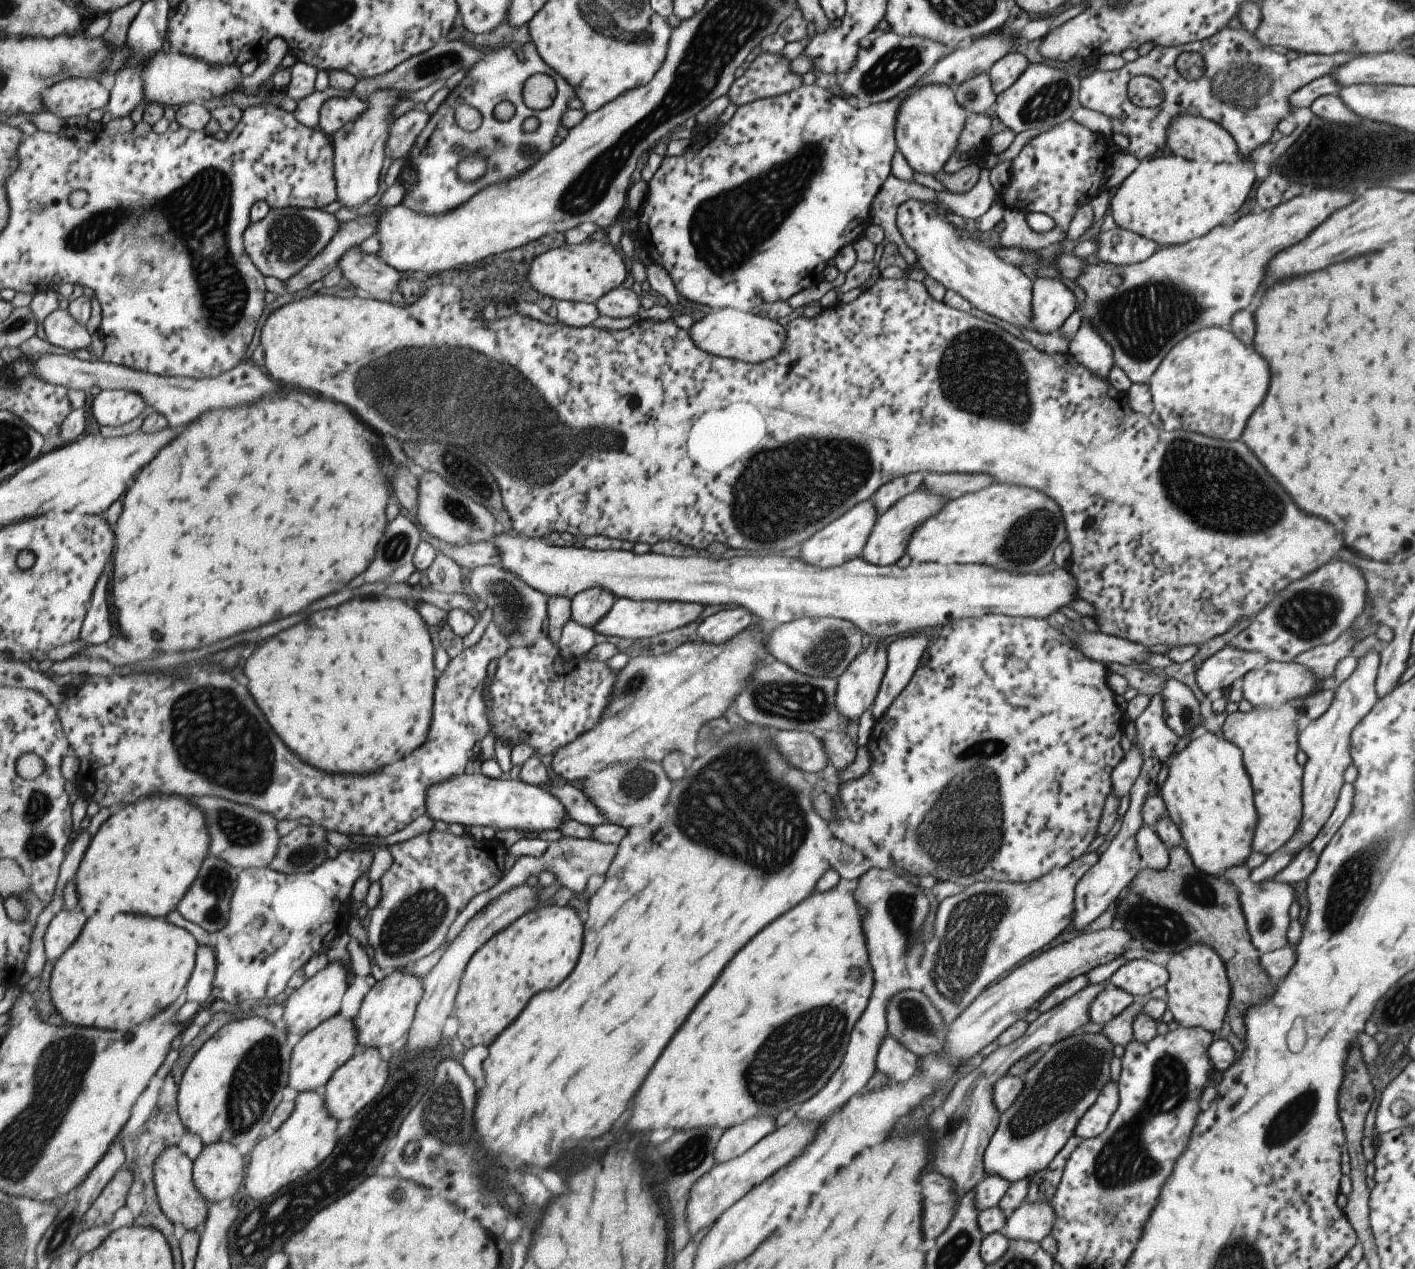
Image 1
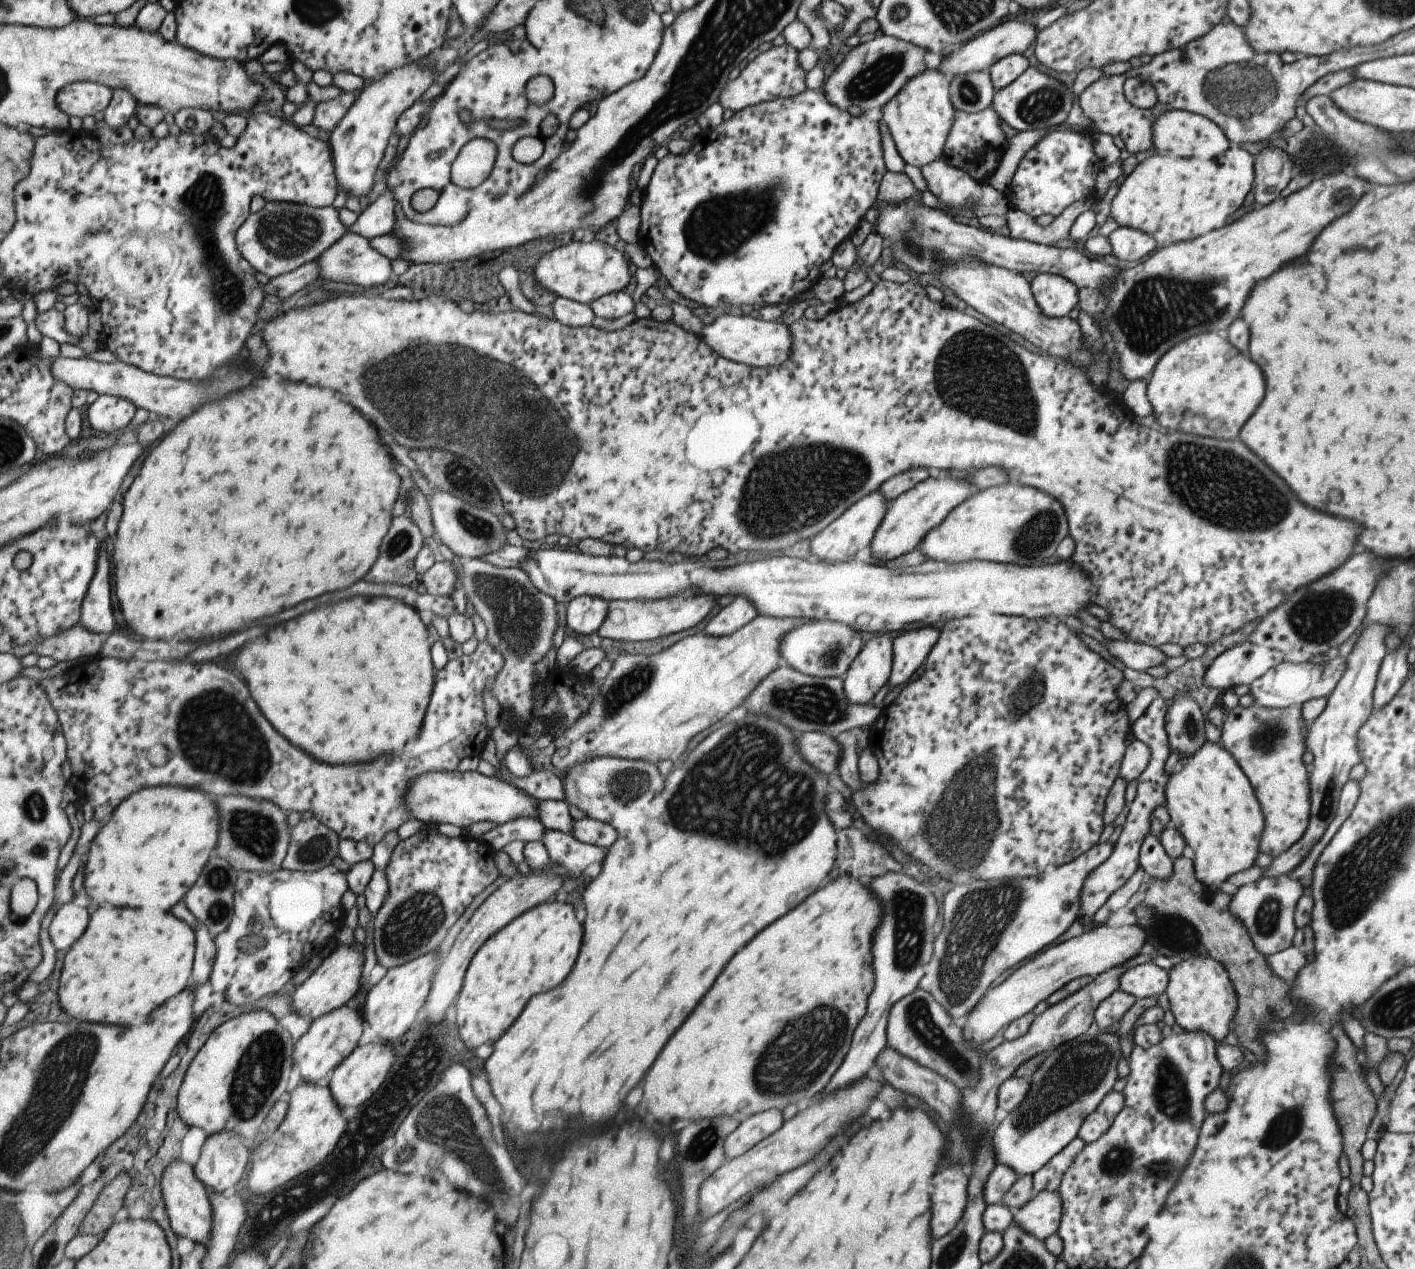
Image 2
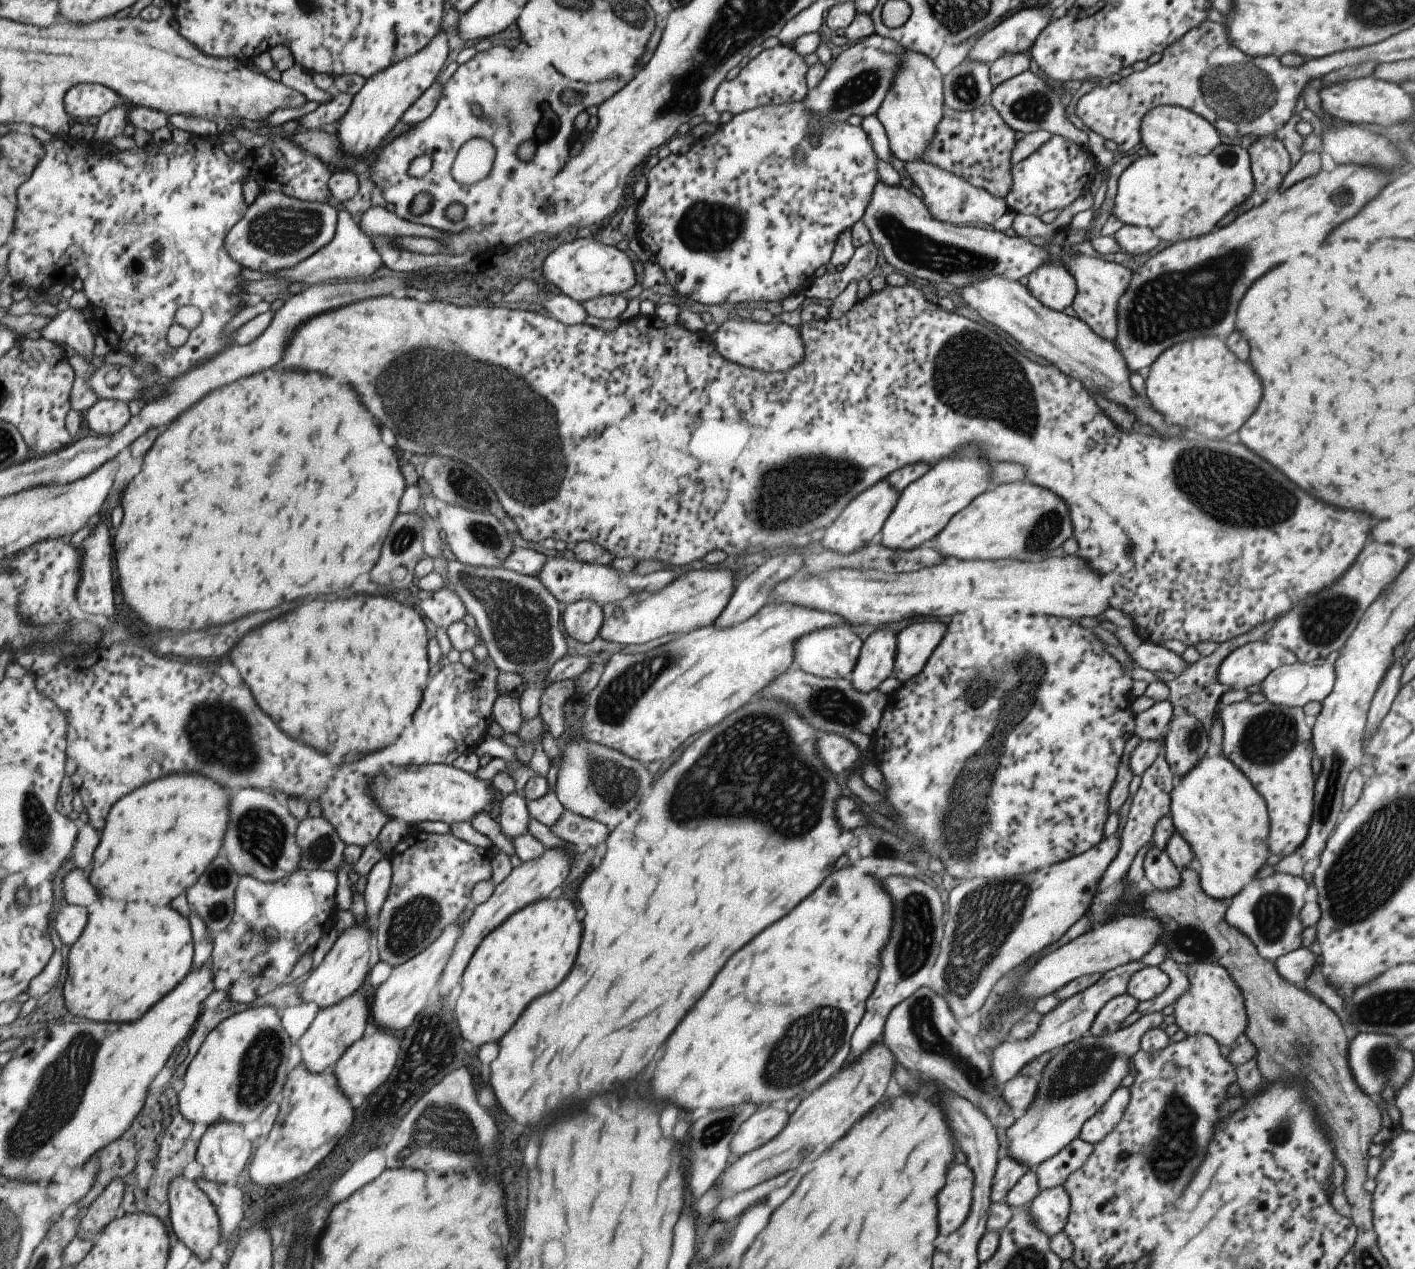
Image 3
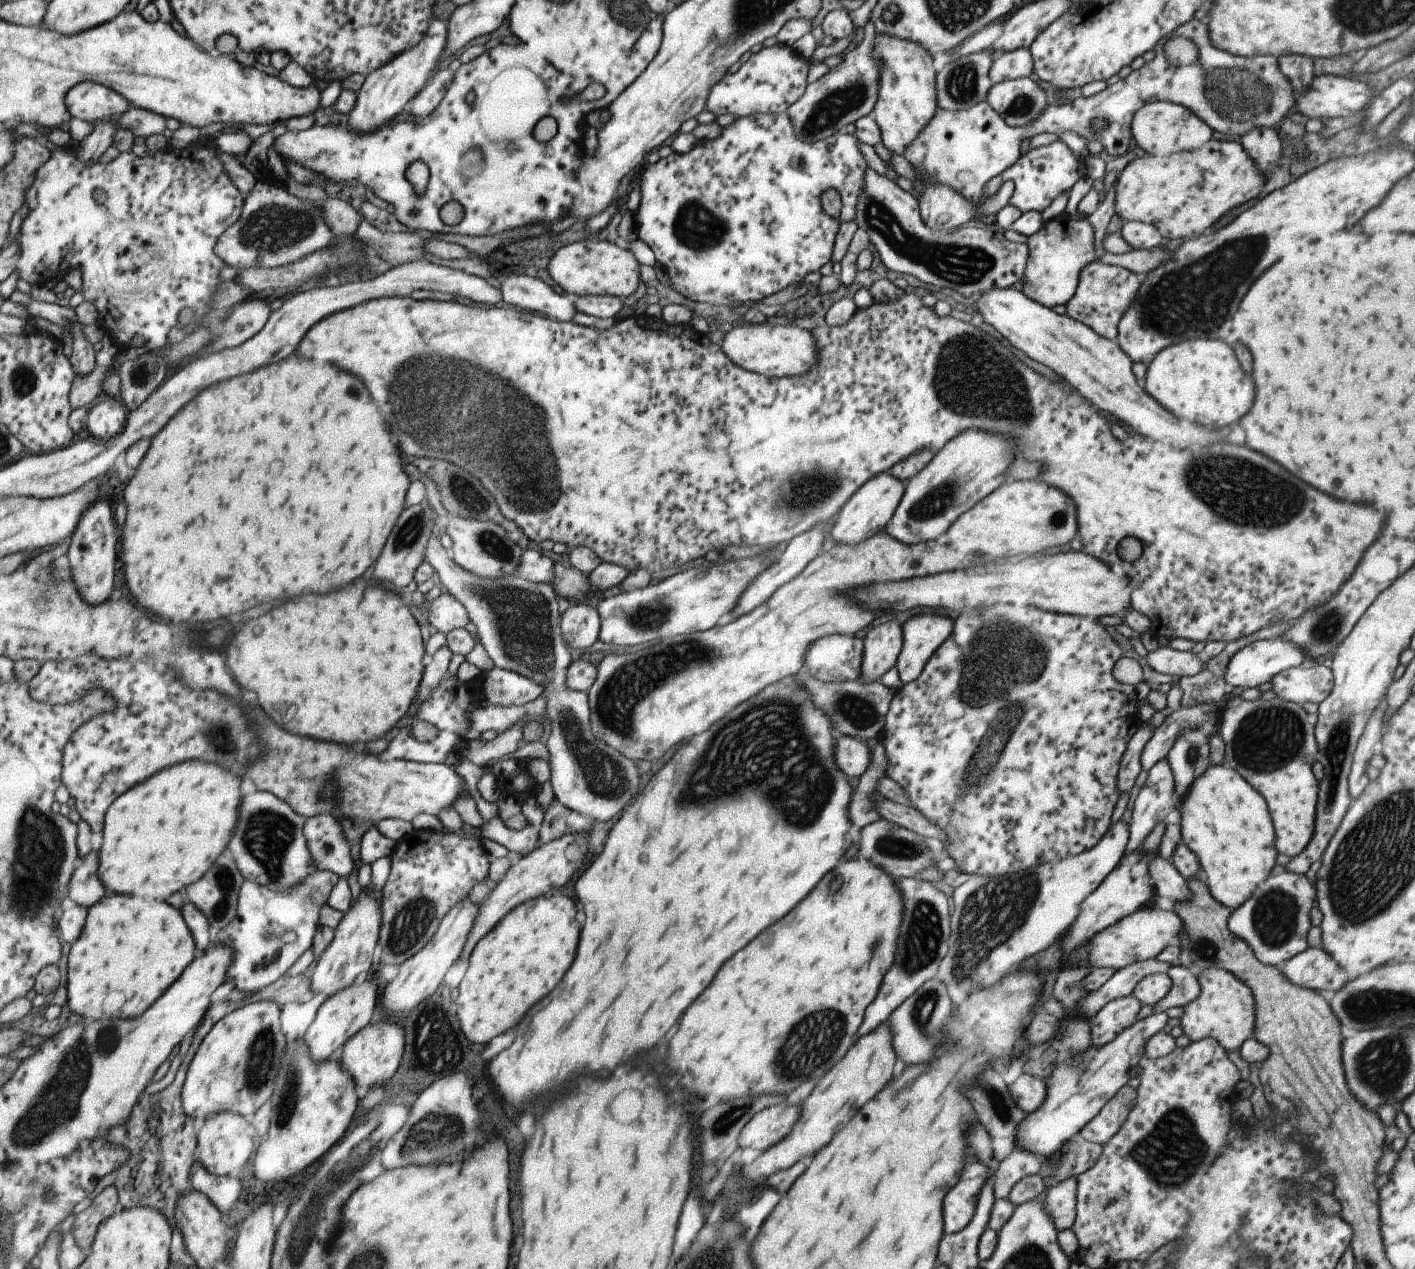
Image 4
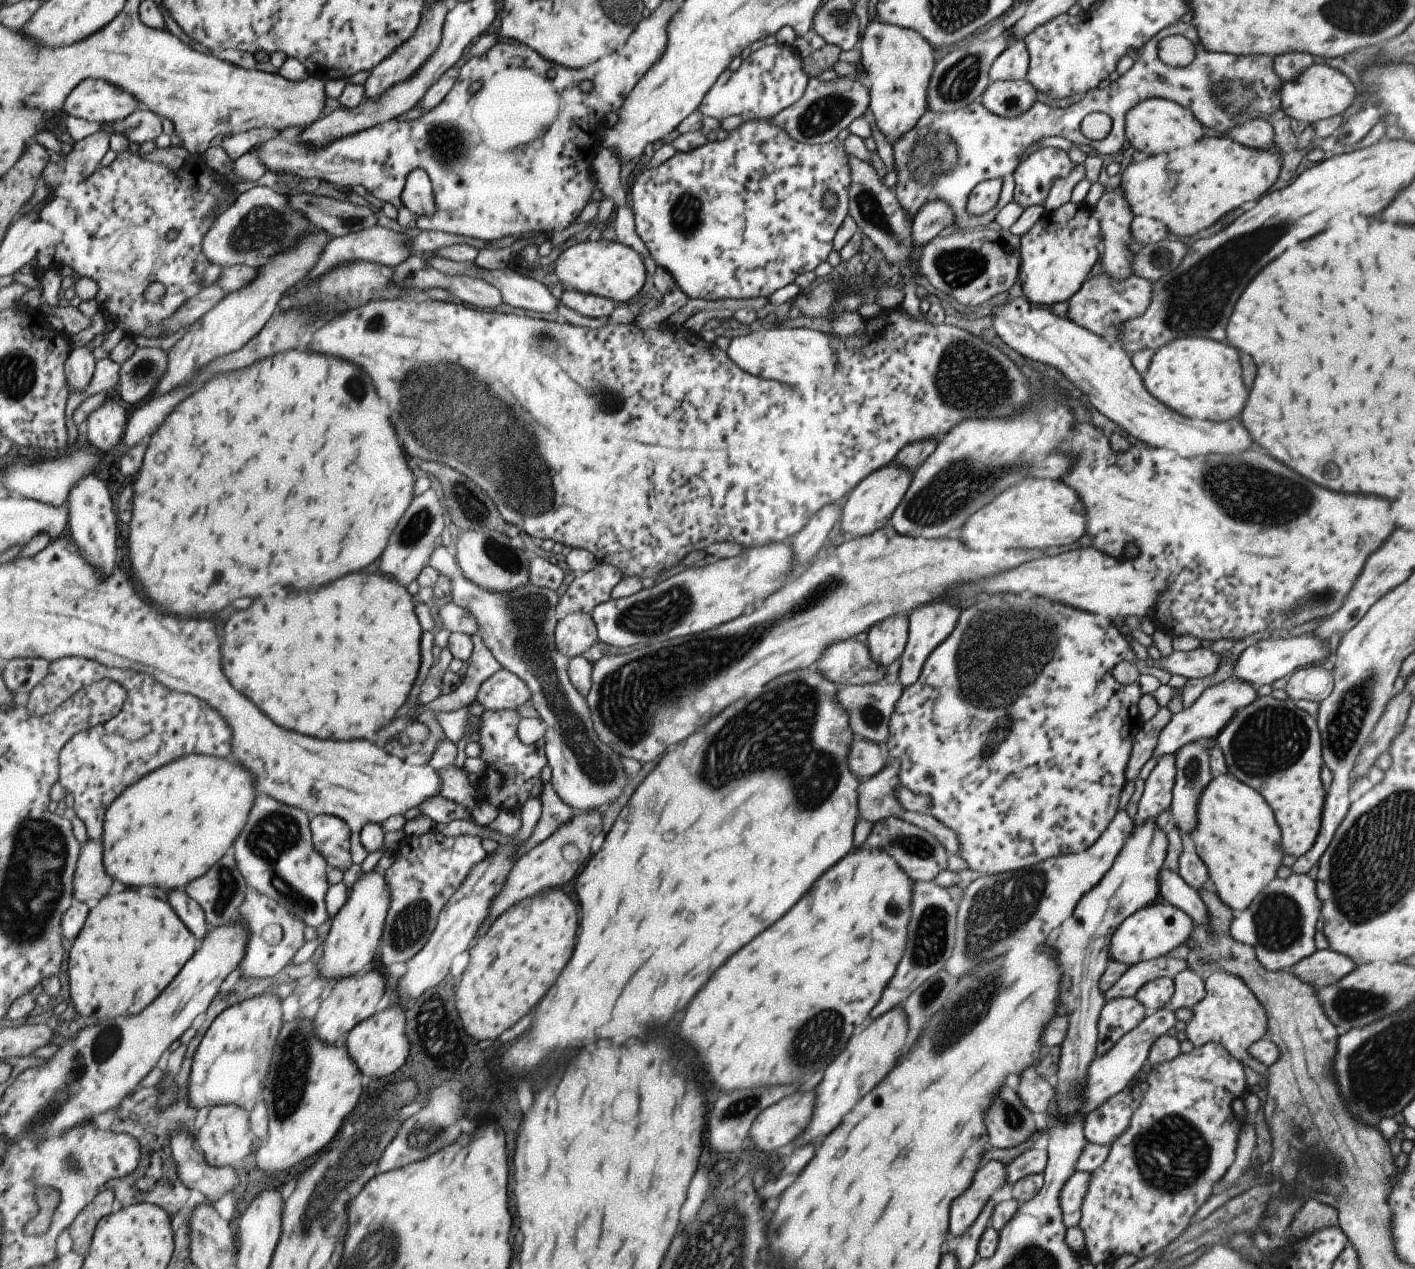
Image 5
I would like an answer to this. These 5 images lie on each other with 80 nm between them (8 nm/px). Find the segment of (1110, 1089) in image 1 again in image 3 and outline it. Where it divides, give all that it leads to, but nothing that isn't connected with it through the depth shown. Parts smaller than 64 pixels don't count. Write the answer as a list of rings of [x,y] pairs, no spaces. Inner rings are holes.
[[[1117,1087],[1101,1105],[1101,1108],[1082,1124],[1078,1137],[1083,1142],[1092,1145],[1099,1142],[1119,1122],[1129,1099],[1129,1089]]]

